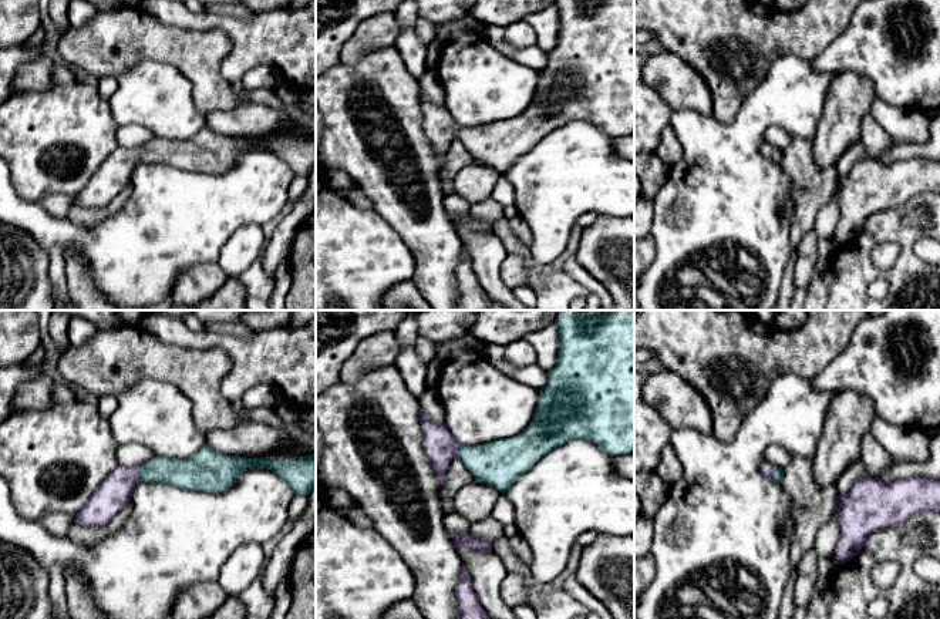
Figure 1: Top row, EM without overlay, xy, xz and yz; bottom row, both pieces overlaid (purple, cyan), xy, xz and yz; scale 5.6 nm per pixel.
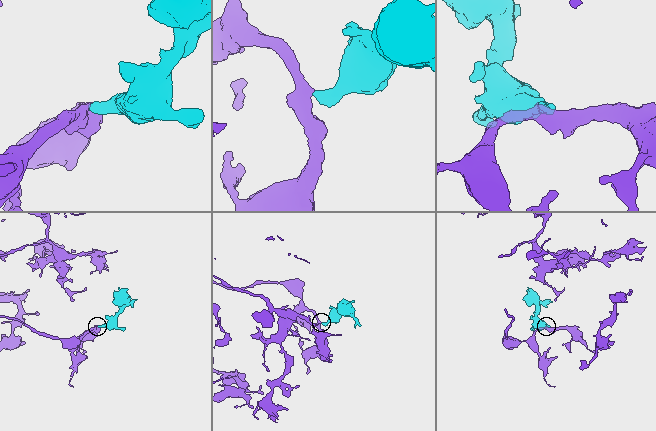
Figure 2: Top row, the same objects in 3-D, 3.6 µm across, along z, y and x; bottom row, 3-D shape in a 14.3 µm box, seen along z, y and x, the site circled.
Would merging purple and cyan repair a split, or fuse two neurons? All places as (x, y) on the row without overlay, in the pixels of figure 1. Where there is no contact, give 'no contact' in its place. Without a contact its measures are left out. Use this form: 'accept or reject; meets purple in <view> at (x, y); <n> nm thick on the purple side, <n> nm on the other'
accept; meets purple in xy at (138, 155); 190 nm thick on the purple side, 160 nm on the other

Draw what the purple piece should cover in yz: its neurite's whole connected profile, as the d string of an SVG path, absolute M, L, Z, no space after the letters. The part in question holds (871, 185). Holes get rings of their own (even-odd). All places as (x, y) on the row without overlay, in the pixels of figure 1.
M860 158L845 178L836 178L833 195L840 211L836 243L843 246L853 240L873 213L906 205L923 192L940 194L940 159L910 158L883 164Z

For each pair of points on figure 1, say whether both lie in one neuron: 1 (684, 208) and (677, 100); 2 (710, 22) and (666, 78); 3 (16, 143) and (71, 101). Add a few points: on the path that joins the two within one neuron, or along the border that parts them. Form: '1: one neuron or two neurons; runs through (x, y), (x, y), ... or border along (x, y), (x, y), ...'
1: two neurons; border along (674, 110), (694, 110), (701, 114), (710, 114)
2: two neurons; border along (663, 50), (681, 57), (706, 81)
3: one neuron; runs through (30, 133), (40, 133), (57, 115)

